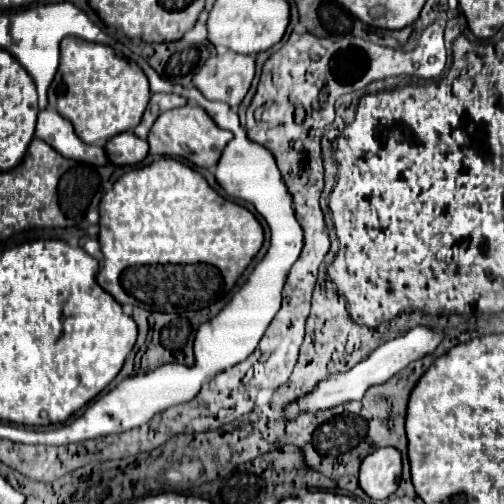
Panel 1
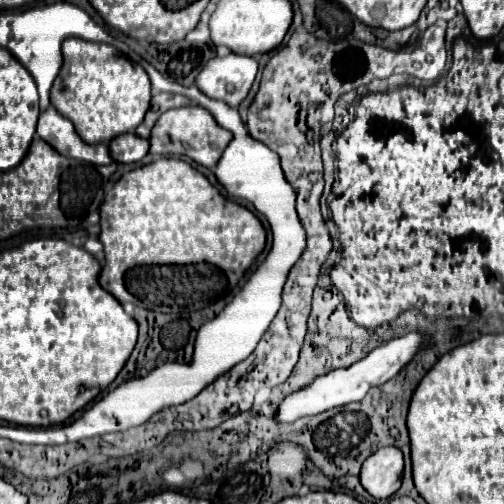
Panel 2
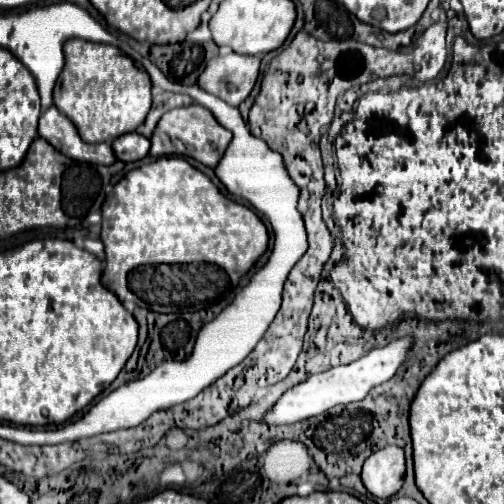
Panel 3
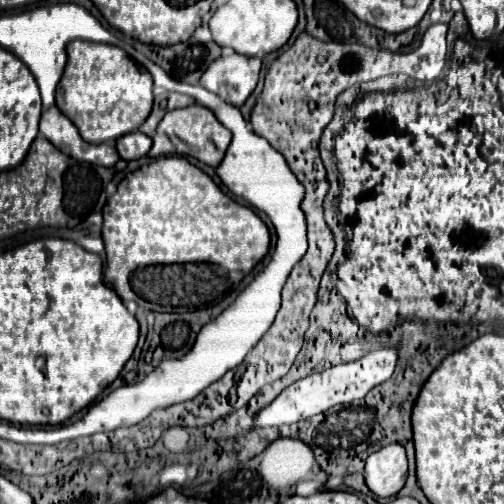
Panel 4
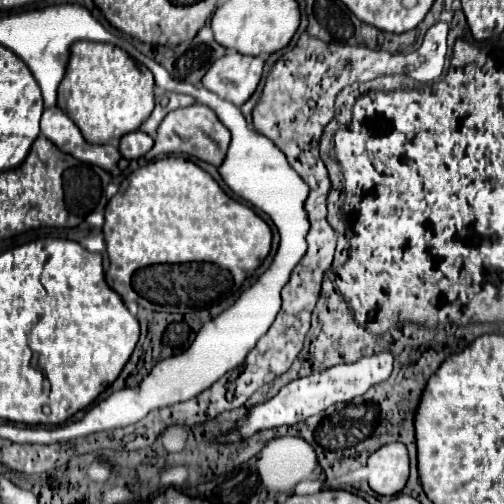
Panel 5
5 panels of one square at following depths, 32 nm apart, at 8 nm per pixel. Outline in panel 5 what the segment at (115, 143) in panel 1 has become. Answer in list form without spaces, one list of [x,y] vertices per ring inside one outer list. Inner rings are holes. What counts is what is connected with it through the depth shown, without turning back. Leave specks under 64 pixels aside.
[[[140,130],[130,132],[128,136],[124,136],[124,138],[120,140],[120,152],[122,152],[122,156],[128,158],[128,160],[144,156],[146,152],[152,150],[152,146],[154,146],[154,138],[148,136],[146,132],[140,132]]]

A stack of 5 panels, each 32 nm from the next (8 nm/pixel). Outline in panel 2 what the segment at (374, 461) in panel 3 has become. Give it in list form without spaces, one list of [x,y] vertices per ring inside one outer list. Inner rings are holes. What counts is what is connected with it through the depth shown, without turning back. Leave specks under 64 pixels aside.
[[[386,446],[364,460],[360,482],[370,496],[386,500],[400,488],[402,472],[404,472],[402,450],[396,446]]]

